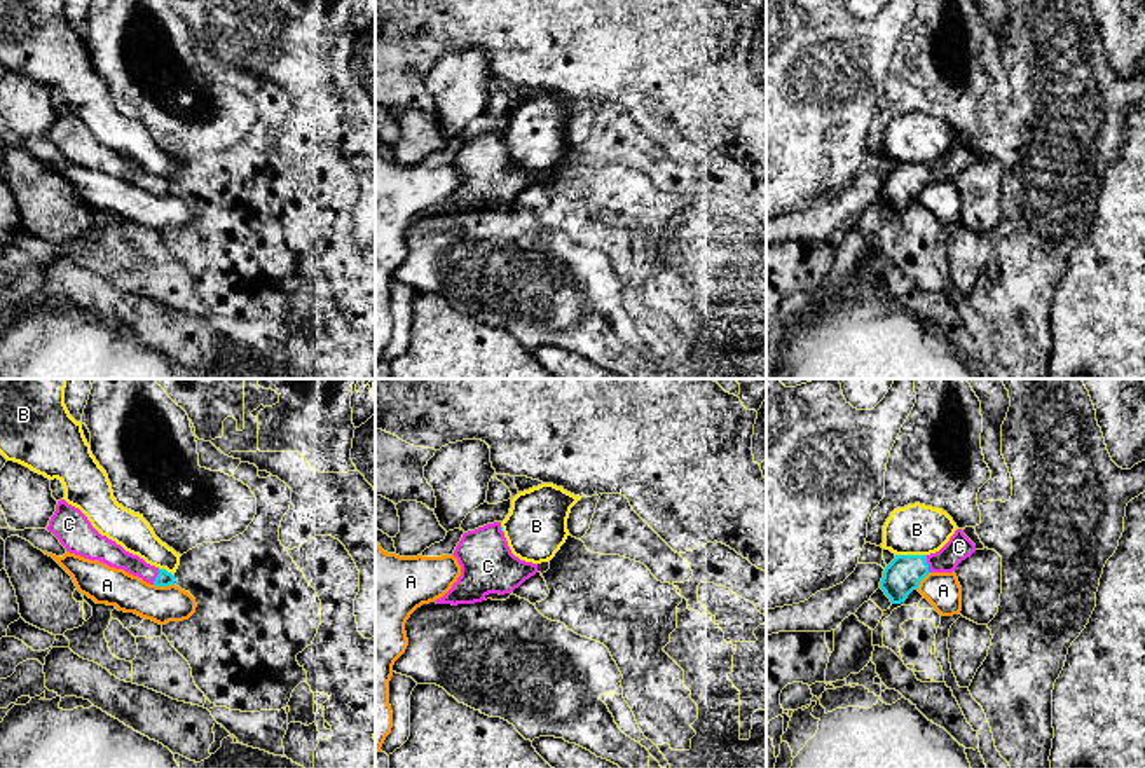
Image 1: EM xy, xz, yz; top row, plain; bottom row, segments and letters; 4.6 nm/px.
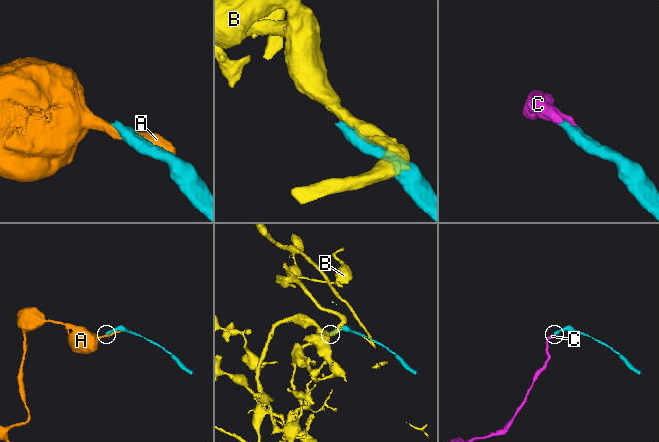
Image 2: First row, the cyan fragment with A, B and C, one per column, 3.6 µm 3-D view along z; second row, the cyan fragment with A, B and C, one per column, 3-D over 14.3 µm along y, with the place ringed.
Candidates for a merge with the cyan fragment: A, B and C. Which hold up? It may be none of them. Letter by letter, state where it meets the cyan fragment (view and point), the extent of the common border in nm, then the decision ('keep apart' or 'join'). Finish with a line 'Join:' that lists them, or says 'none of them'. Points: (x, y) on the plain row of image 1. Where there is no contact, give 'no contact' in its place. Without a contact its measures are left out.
A: xy (164, 194) | 100 nm | keep apart
B: yz (911, 164) | 140 nm | keep apart
C: yz (927, 173) | 80 nm | join
Join: C

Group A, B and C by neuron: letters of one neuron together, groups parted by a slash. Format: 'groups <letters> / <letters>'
groups A / B / C

